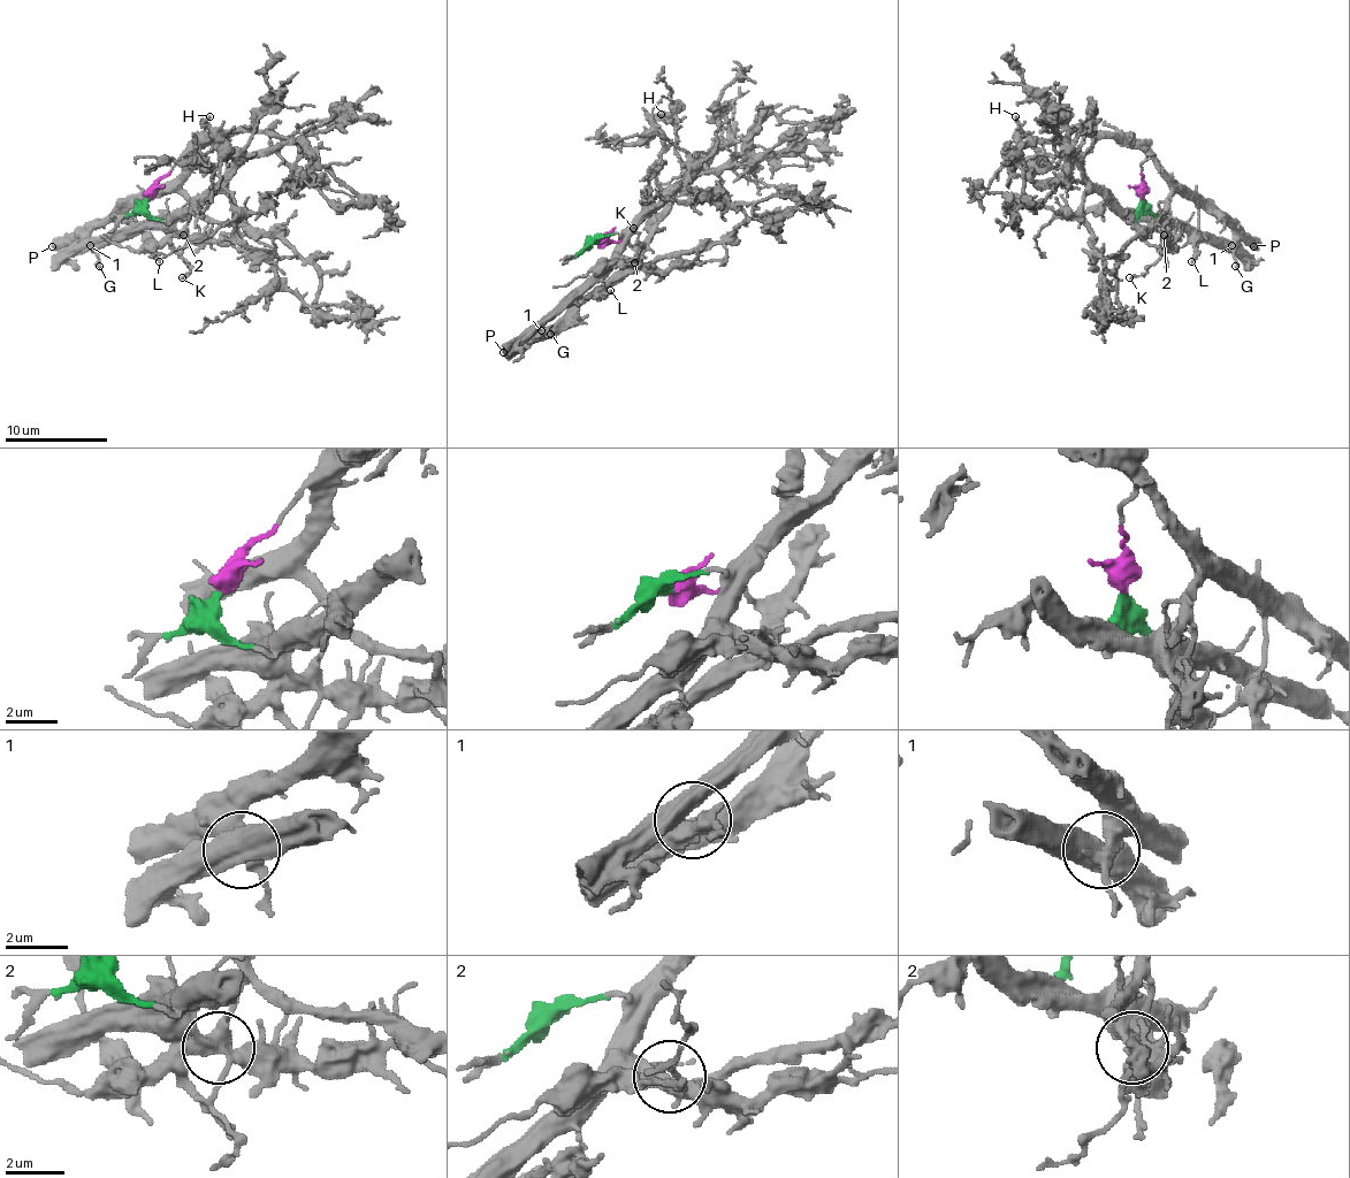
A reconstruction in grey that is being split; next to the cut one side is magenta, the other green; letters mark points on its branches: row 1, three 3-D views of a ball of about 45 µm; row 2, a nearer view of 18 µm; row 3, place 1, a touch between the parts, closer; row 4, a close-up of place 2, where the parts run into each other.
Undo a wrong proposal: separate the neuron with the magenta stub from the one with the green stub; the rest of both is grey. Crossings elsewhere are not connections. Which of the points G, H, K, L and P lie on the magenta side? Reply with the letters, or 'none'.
G, L, P

